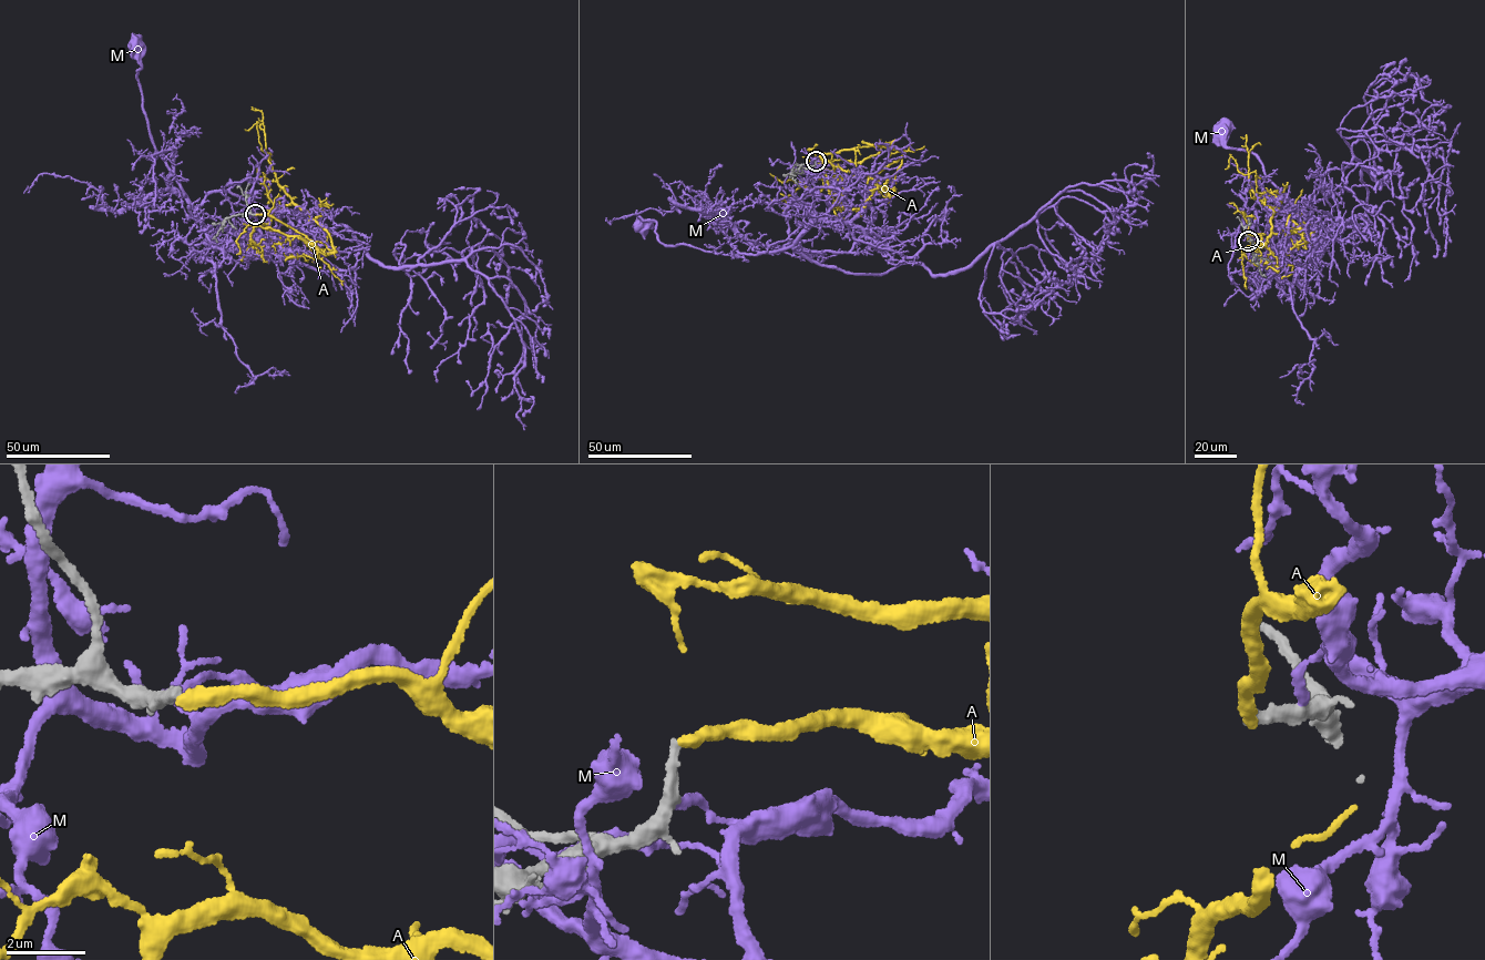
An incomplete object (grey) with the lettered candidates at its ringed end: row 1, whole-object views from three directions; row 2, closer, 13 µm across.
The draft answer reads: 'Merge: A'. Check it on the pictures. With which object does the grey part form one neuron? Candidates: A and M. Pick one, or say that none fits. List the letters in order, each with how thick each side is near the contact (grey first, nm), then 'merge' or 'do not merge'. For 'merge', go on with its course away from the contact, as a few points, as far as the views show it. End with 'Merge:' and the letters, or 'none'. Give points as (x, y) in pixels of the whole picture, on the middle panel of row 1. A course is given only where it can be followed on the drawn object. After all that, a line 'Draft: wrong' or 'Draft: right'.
A: 280/360 nm | merge | via (815, 161), (859, 163), (883, 146), (903, 153), (873, 174), (812, 180), (782, 200), (770, 198)
M: 280/220 nm | do not merge
Merge: A
Draft: right

